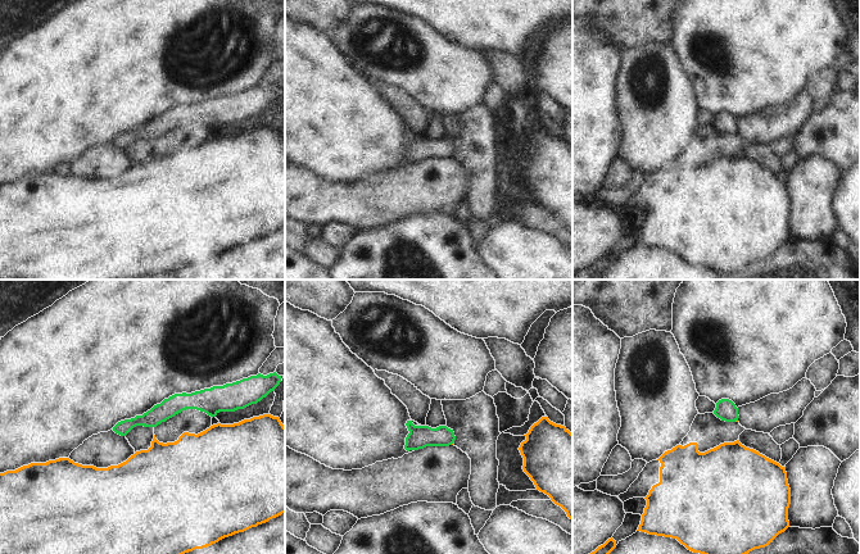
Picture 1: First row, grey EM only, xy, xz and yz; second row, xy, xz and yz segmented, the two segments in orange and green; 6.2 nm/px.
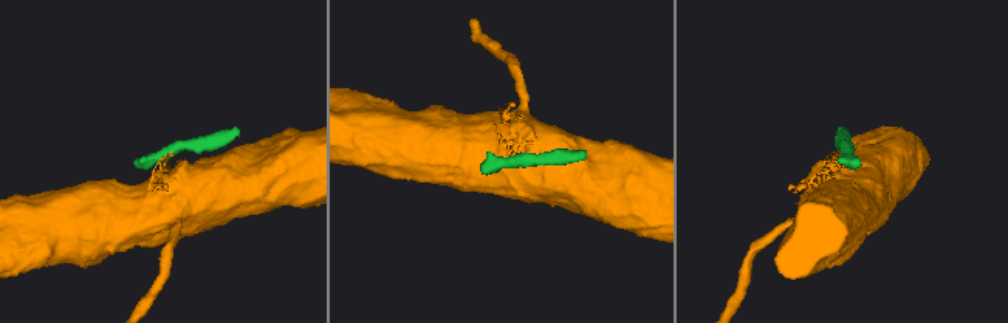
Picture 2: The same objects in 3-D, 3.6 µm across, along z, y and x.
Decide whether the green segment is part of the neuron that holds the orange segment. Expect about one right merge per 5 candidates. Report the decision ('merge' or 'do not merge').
do not merge

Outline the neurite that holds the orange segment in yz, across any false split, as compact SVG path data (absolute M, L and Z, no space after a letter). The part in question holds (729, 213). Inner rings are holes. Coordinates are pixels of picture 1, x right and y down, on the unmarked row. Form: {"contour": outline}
{"contour": "M739 153L720 156L705 165L698 164L697 155L676 158L657 173L661 176L660 195L653 197L644 210L647 218L637 244L676 251L688 263L723 274L742 271L755 262L768 259L789 240L791 201L786 180L746 160Z"}

